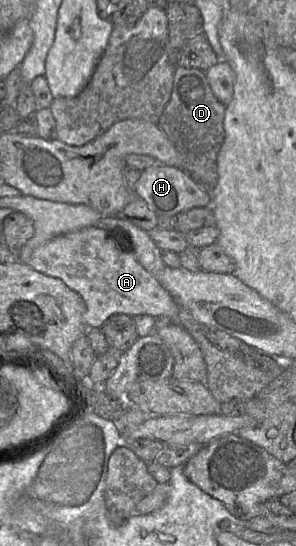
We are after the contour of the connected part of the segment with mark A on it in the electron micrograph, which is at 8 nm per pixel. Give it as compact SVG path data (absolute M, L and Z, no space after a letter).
M84 227L57 236L39 246L27 263L34 270L61 279L85 302L84 321L88 328L101 328L114 314L168 317L177 322L180 306L158 279L136 259L135 248L125 249L109 238L104 229Z

